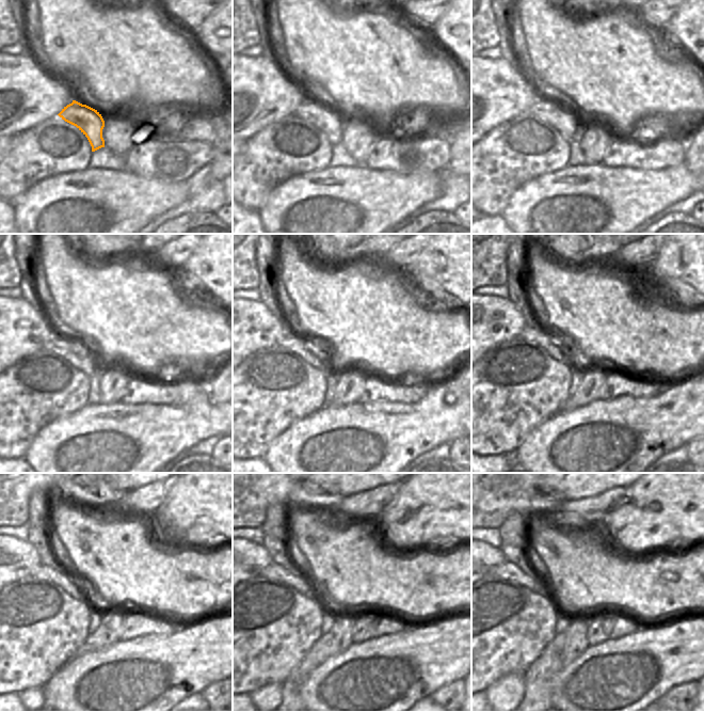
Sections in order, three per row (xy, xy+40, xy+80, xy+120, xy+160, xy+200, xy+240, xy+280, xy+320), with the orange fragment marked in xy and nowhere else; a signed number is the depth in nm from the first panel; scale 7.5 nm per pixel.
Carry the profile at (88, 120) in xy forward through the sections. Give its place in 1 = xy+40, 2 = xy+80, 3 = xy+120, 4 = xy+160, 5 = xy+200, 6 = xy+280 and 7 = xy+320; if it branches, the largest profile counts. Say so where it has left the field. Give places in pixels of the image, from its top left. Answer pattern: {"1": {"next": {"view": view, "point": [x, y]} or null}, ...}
{"1": {"next": {"view": "xy+40", "point": [324, 119]}}, "2": {"next": {"view": "xy+80", "point": [561, 119]}}, "3": {"next": {"view": "xy+120", "point": [77, 353]}}, "4": {"next": {"view": "xy+160", "point": [299, 342]}}, "5": {"next": {"view": "xy+200", "point": [533, 333]}}, "6": {"next": {"view": "xy+280", "point": [292, 578]}}, "7": {"next": {"view": "xy+320", "point": [506, 570]}}}

